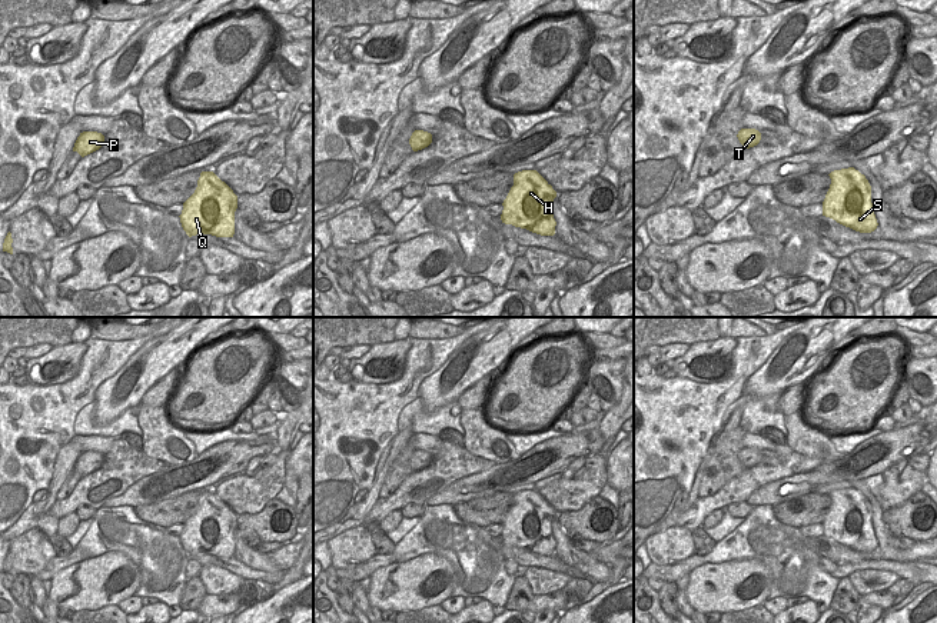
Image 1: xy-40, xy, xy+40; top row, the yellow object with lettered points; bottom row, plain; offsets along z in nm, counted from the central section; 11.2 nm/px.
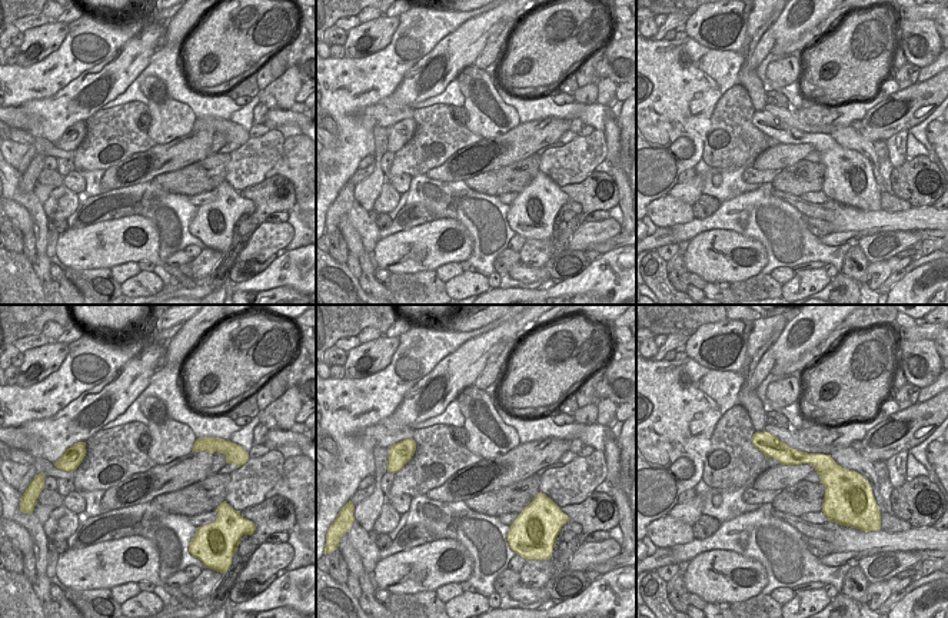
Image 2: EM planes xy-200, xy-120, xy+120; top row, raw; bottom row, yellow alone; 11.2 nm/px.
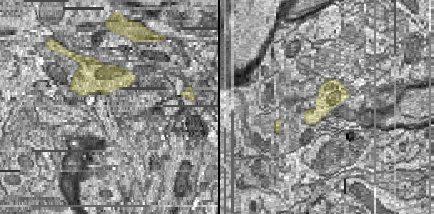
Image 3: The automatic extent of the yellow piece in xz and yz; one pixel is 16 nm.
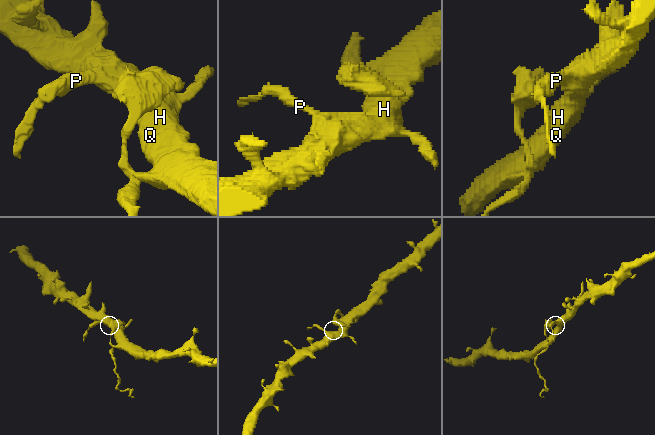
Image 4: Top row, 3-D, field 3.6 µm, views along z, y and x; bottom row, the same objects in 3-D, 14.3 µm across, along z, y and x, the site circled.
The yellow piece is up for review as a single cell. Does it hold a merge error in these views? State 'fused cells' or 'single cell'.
single cell

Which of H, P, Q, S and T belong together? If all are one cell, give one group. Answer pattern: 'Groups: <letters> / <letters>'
Groups: H P Q S T.

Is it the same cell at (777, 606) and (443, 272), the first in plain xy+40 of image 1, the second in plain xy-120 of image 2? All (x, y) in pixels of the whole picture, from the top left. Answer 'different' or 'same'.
same

